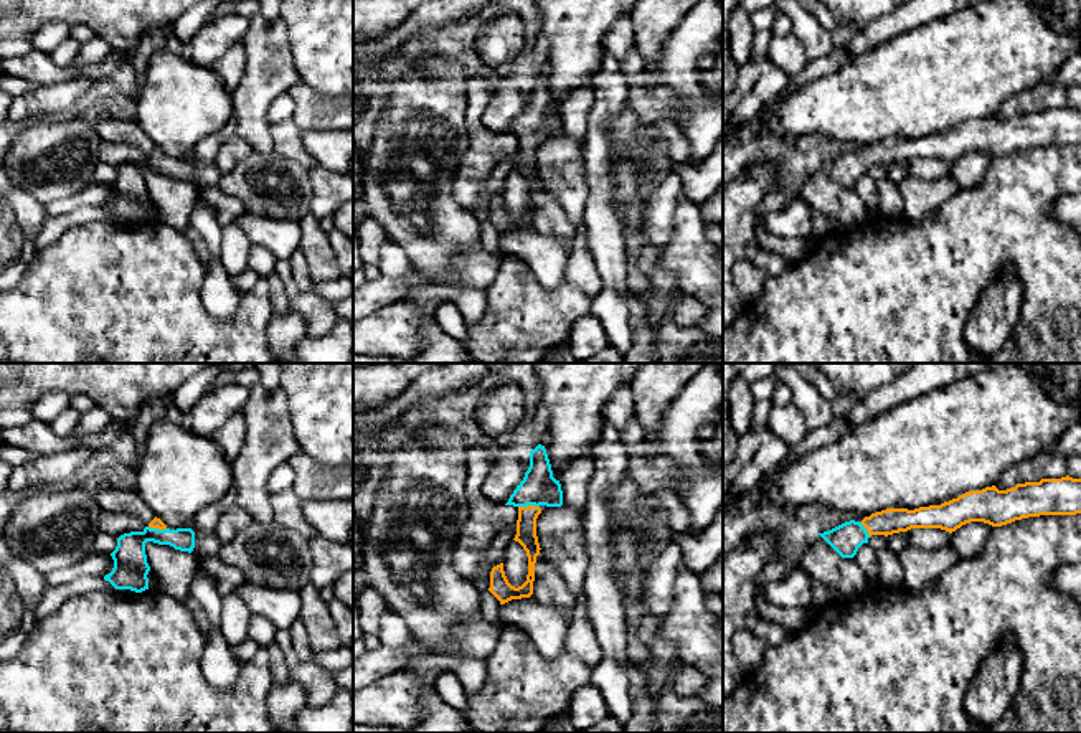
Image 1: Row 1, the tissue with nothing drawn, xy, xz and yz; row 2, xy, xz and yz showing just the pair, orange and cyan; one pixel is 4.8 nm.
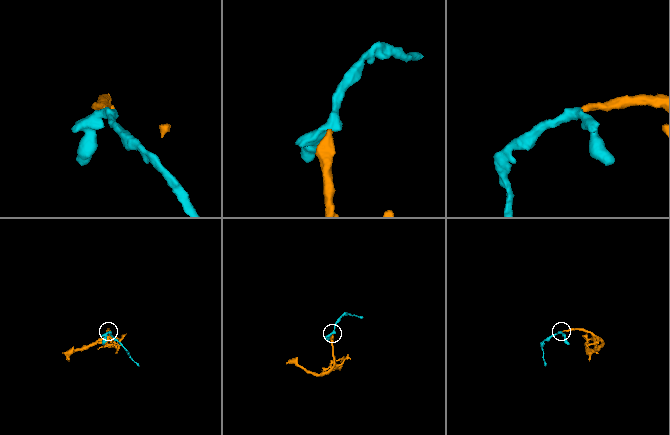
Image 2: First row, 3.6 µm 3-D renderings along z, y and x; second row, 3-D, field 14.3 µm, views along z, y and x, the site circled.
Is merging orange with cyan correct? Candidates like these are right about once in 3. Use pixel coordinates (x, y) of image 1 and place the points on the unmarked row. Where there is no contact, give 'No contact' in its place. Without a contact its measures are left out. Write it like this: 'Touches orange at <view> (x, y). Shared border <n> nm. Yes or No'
Touches orange at xz (528, 136). Shared border 100 nm. Yes

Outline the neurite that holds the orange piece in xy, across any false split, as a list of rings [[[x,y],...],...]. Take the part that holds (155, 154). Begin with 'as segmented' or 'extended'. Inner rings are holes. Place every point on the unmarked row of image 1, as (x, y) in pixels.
extended | [[[153,149],[142,162],[124,163],[111,183],[114,198],[104,206],[116,220],[142,223],[149,220],[149,201],[145,173],[170,175],[175,180],[191,183],[195,162],[191,158],[170,160],[160,149]]]

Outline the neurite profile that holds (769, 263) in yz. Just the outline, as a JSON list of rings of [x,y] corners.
[[[751,246],[748,249],[748,259],[766,276],[779,276],[789,267],[789,262],[784,261],[779,254],[769,253],[761,246]]]

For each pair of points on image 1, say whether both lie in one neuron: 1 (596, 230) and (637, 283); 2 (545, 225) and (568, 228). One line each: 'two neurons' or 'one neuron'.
1: two neurons
2: one neuron

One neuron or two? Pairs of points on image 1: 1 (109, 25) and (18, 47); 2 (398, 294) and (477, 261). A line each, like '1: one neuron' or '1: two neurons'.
1: two neurons
2: one neuron

